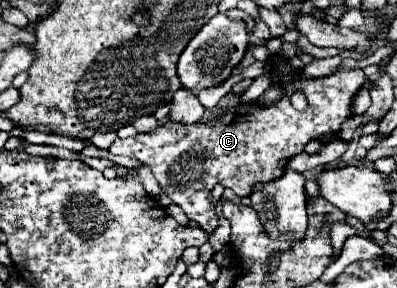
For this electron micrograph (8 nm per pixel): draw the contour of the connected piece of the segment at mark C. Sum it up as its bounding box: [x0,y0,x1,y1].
[110,58,365,232]

